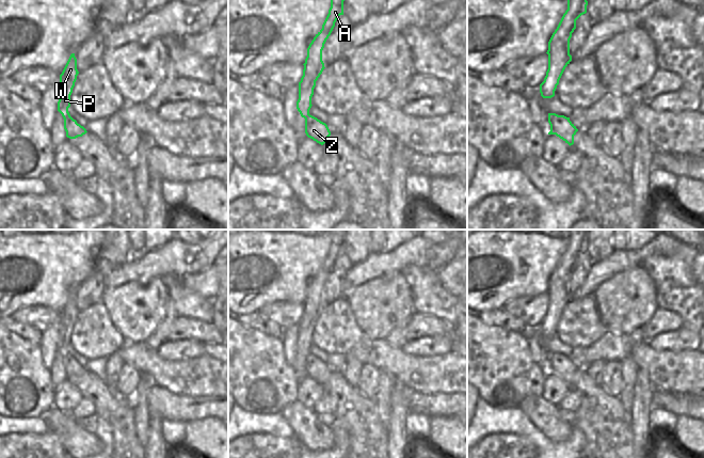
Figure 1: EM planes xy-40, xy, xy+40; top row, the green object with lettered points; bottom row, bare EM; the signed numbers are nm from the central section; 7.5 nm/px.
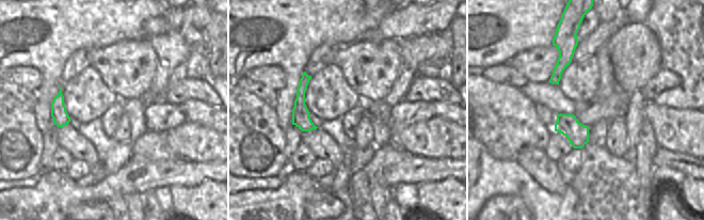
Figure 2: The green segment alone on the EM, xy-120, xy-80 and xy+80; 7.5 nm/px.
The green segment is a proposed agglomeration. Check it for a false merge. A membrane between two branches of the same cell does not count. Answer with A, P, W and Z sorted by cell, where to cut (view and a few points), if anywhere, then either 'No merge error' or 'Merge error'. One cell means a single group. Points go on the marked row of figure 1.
Groups: A W / P Z. Split along xy-40 (60, 80), (68, 80), (74, 83). Merge error

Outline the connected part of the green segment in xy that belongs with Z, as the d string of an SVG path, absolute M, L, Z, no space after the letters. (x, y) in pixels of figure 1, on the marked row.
M299 82L299 99L297 101L297 109L301 116L305 119L306 136L323 145L331 136L331 131L325 123L309 114L309 110L313 106L311 97L314 95L315 86L316 82Z

